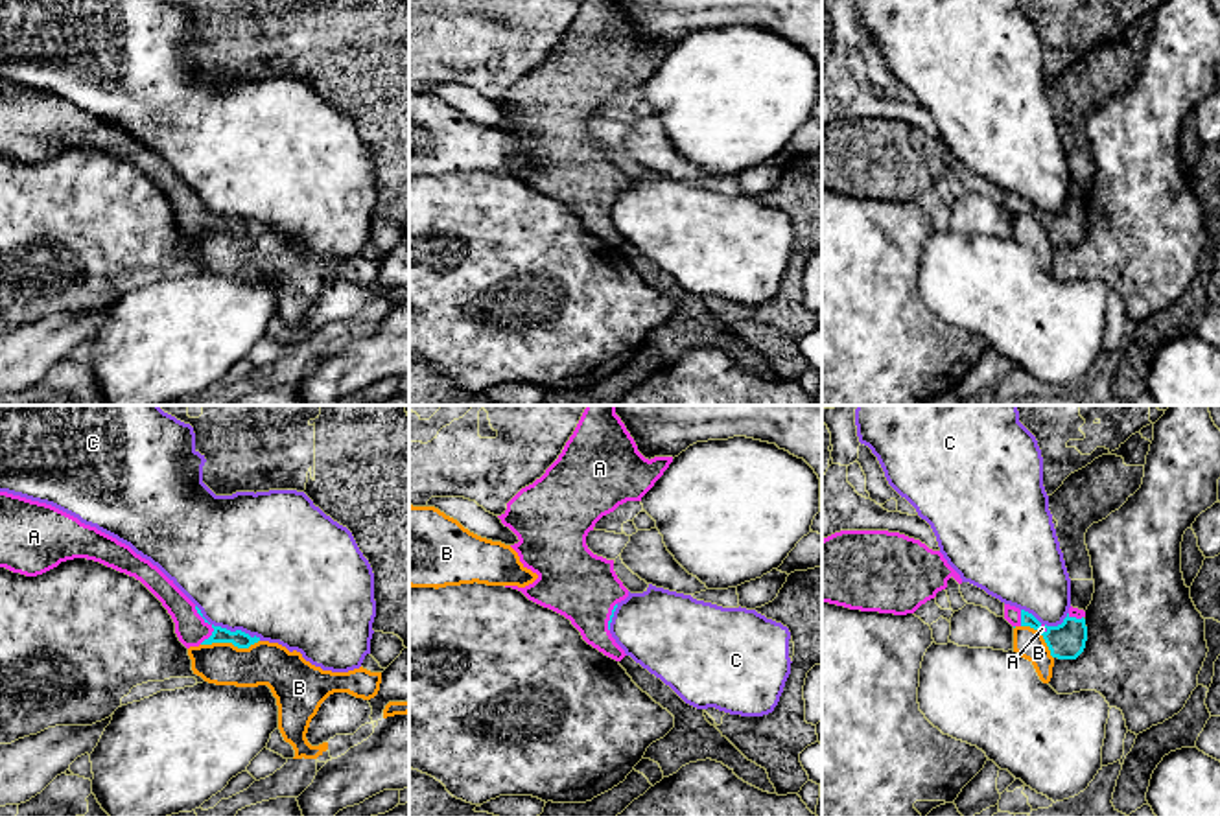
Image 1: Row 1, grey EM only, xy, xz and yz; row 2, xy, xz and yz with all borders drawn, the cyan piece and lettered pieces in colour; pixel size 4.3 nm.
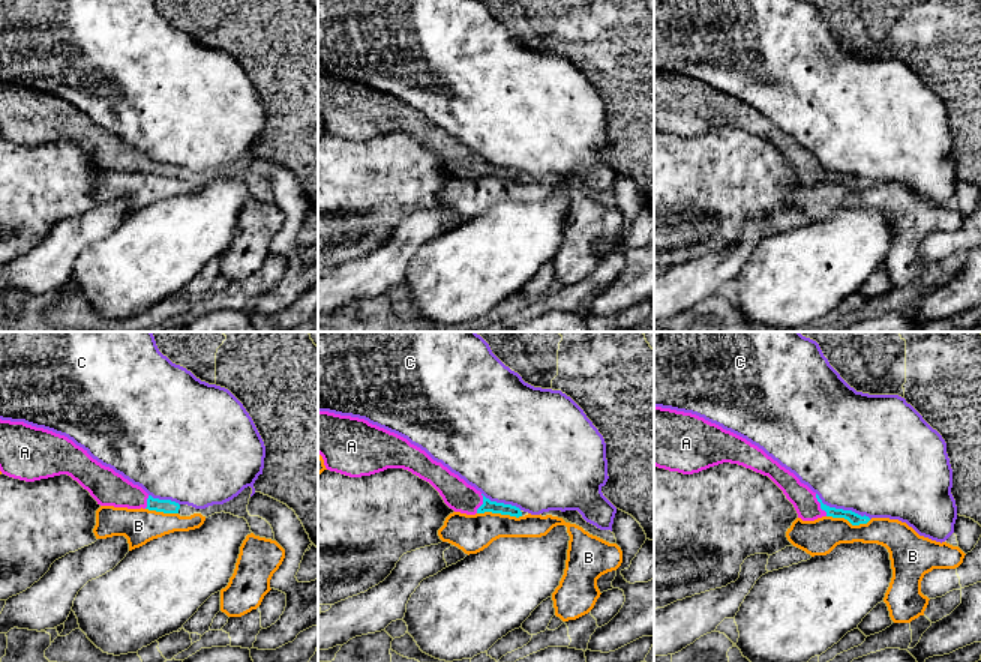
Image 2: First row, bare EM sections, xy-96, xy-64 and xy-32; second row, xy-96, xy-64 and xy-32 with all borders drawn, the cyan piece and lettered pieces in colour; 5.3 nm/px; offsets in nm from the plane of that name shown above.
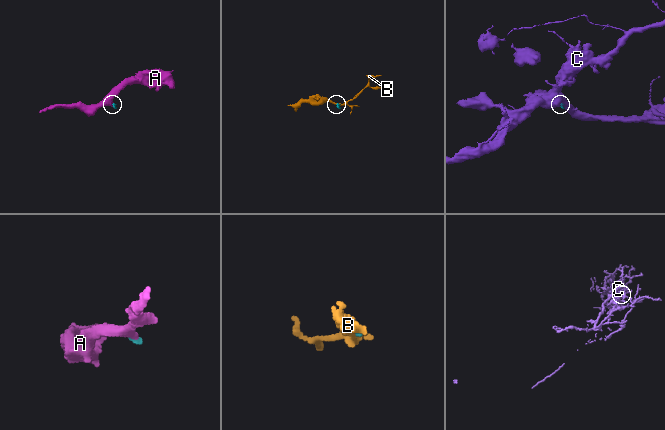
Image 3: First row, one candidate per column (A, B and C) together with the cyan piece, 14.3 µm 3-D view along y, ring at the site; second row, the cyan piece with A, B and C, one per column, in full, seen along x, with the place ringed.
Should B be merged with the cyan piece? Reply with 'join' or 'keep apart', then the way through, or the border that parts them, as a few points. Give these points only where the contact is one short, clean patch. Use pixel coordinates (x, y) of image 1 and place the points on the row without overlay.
keep apart | along xy (258, 227), (247, 234), (234, 234), (231, 231), (201, 233)

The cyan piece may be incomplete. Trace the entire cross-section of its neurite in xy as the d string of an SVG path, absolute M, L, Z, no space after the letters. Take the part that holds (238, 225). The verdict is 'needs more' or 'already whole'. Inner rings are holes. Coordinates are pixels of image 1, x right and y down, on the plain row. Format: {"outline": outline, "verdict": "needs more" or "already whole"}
{"outline": "M0 79L0 155L37 164L74 146L94 147L140 168L168 197L186 236L212 230L249 236L260 228L241 217L210 212L173 168L129 133L52 92Z", "verdict": "needs more"}

